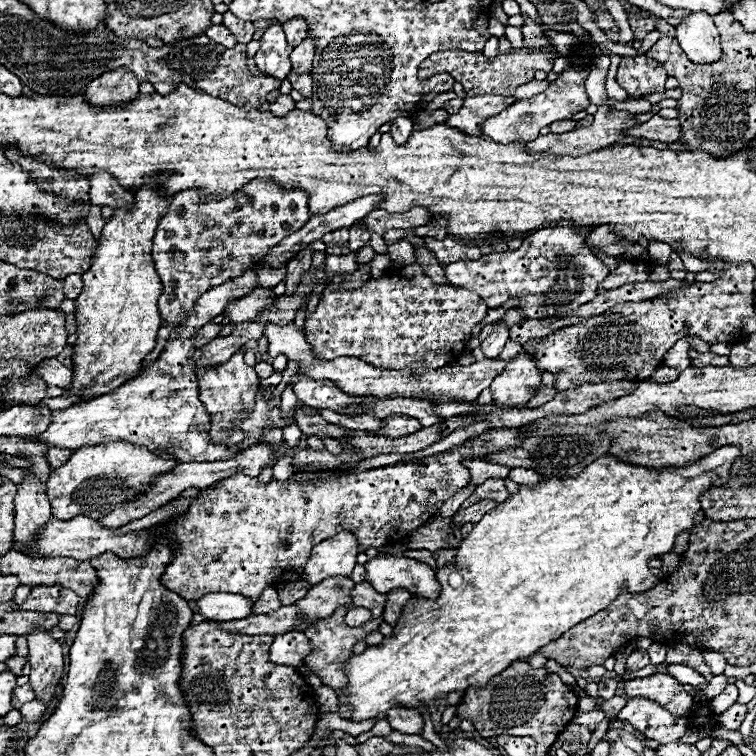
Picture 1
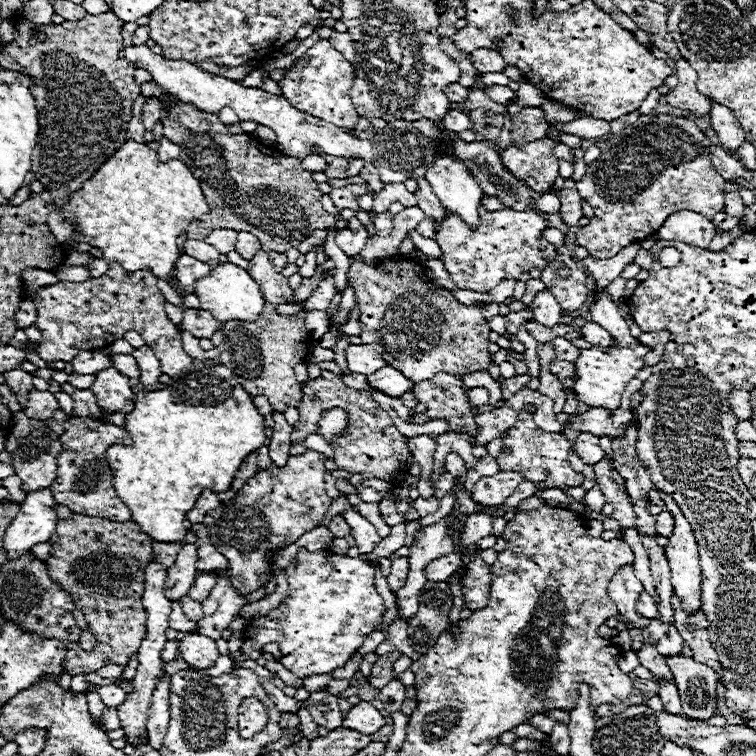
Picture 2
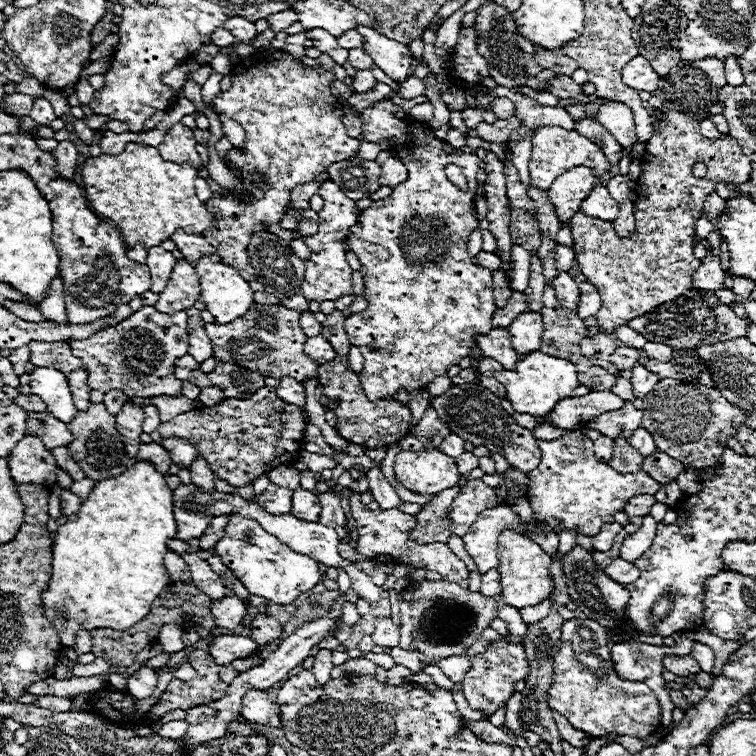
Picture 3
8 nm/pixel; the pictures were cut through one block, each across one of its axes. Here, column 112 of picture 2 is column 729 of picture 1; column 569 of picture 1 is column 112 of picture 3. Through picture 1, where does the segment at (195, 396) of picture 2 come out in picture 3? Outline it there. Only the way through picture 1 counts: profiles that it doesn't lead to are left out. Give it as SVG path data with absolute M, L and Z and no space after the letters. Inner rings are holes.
M136 462L124 474L96 482L80 510L68 516L64 526L58 526L52 546L52 574L48 588L42 592L42 608L48 622L58 630L60 644L72 648L78 630L128 630L140 622L152 606L152 600L170 584L170 574L164 568L166 540L176 536L176 520L172 514L172 490L164 476L150 462Z

